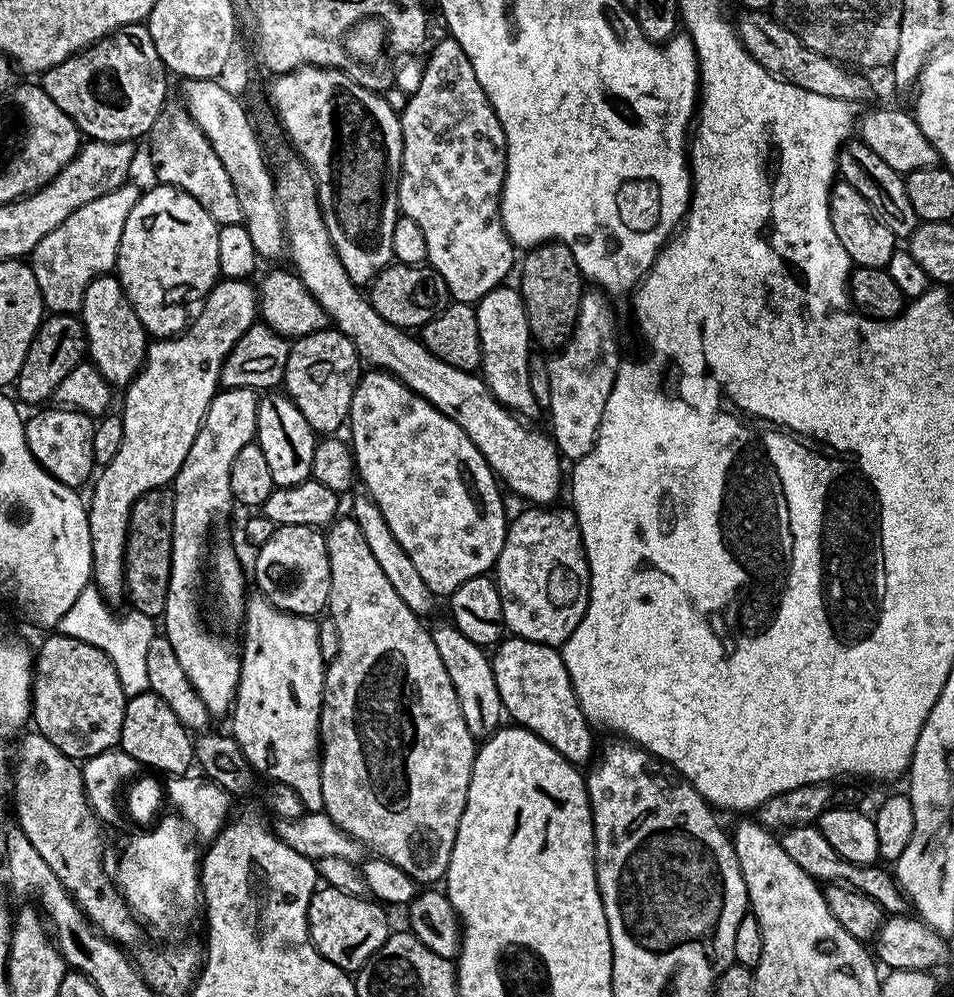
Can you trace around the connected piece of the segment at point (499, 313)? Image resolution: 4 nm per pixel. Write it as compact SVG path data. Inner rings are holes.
M508 287L494 289L474 305L480 335L480 368L493 398L505 408L525 414L537 407L528 373L528 359L533 355L534 341L527 324L524 299L515 287Z

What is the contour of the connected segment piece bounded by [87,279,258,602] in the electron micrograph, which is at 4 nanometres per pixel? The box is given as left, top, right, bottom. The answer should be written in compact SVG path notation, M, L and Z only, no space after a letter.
M221 279L209 290L207 298L199 305L194 319L183 332L167 338L156 338L149 343L144 365L140 367L139 374L126 385L125 392L128 393L124 396L122 409L126 417L126 430L122 434L122 446L118 446L118 454L114 454L112 461L99 469L91 485L92 500L90 496L90 503L87 505L92 539L92 580L105 601L123 601L126 596L124 547L128 537L128 515L131 514L132 507L139 496L171 485L176 479L182 462L186 462L186 454L190 454L190 446L204 421L212 397L221 387L220 371L225 358L232 353L233 346L240 341L242 334L246 334L246 330L257 323L258 292L250 285L248 280Z

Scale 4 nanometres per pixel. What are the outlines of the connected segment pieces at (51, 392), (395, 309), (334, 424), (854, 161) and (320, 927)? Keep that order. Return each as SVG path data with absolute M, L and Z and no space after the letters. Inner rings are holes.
M52 314L40 321L36 337L30 342L30 350L26 350L26 362L22 362L22 370L14 385L17 397L21 396L28 404L40 404L51 401L56 395L58 386L74 366L85 359L88 351L88 339L84 337L84 325L75 315Z
M427 263L389 264L372 281L370 299L374 310L378 310L386 322L405 330L423 329L424 325L442 315L450 303L446 282Z
M325 326L319 332L298 336L291 341L282 388L294 406L302 410L302 418L310 422L313 432L336 434L343 424L345 427L352 410L356 381L362 375L356 364L358 357L354 342L336 331L335 327Z
M852 138L840 146L838 176L843 183L854 186L854 190L858 190L858 194L870 202L874 214L878 214L878 218L890 226L896 237L907 238L912 235L918 221L914 206L910 206L910 194L906 194L905 177L896 172L894 166L886 166L886 162L882 162L882 158L878 158L878 154L874 154L874 150L870 150L863 140Z
M317 887L308 907L308 929L314 946L334 966L355 974L390 935L385 905L372 898L351 896L337 888Z

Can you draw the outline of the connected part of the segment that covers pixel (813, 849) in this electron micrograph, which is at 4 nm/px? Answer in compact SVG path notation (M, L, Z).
M816 824L787 829L779 833L778 839L782 850L786 850L787 856L800 869L806 870L806 874L810 874L813 880L823 882L825 885L847 884L849 888L874 898L874 902L878 902L878 906L883 908L885 913L900 914L905 911L906 897L900 891L895 875L889 869L887 872L886 869L880 868L884 866L855 864L846 858L842 858L834 850L834 846L830 846L830 842L826 842L826 834L822 834L822 830Z

